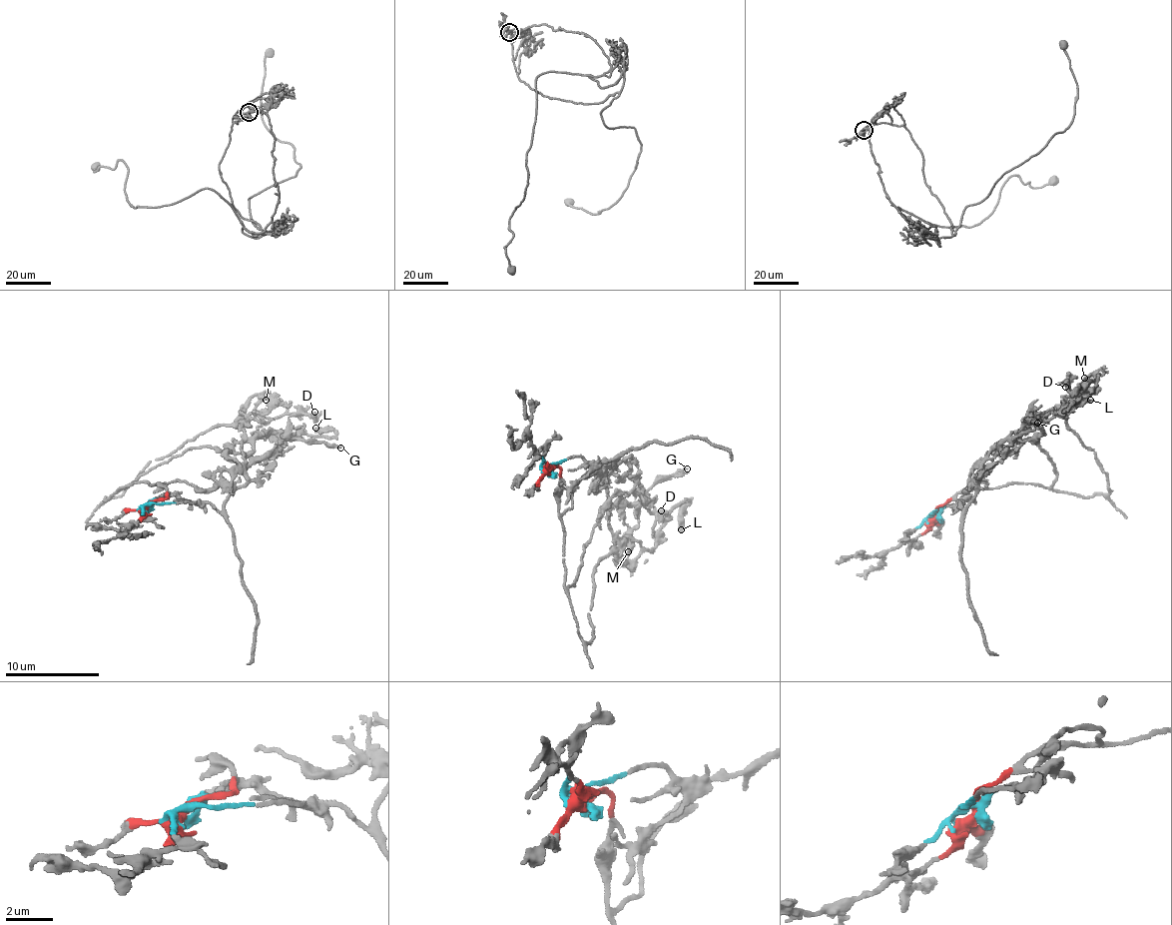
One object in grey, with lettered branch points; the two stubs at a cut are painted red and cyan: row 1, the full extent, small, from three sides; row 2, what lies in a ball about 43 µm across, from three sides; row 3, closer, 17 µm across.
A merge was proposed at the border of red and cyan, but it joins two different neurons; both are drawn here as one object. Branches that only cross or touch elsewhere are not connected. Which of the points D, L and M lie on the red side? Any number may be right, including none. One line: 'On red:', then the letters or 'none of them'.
On red: D, M

